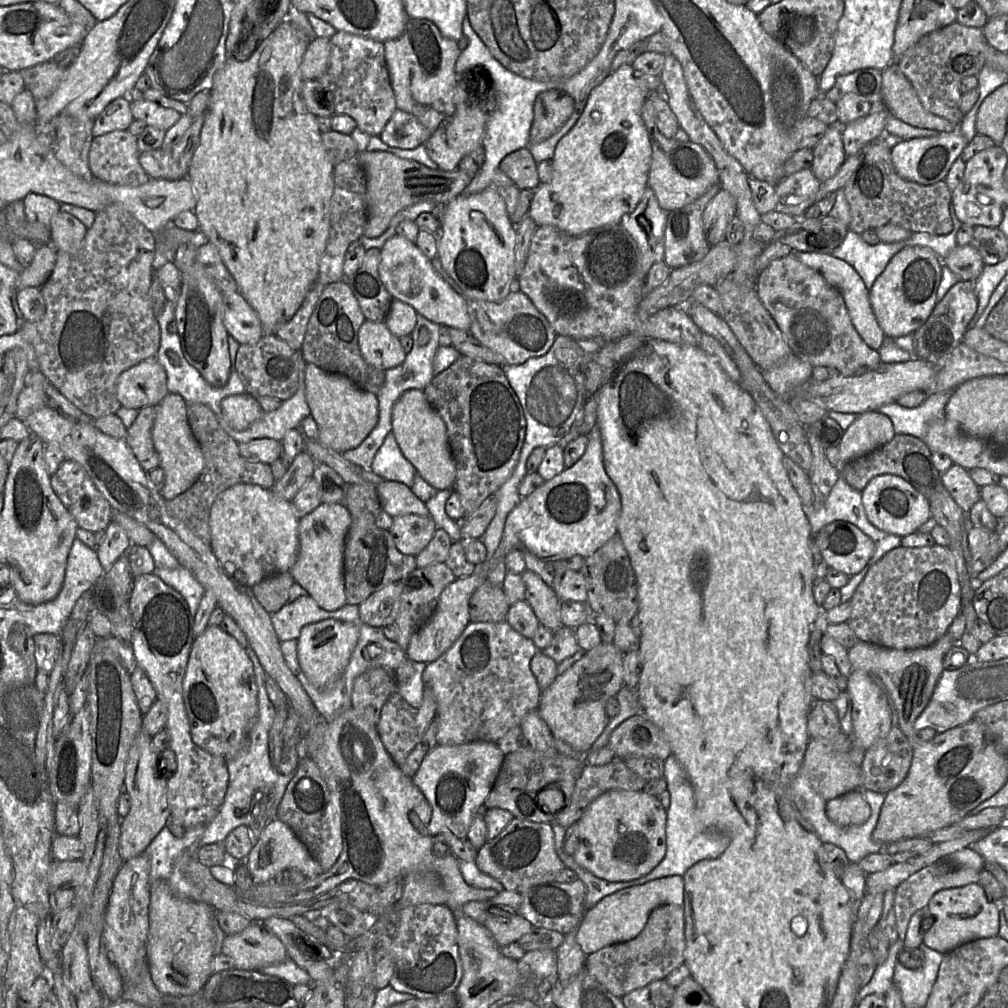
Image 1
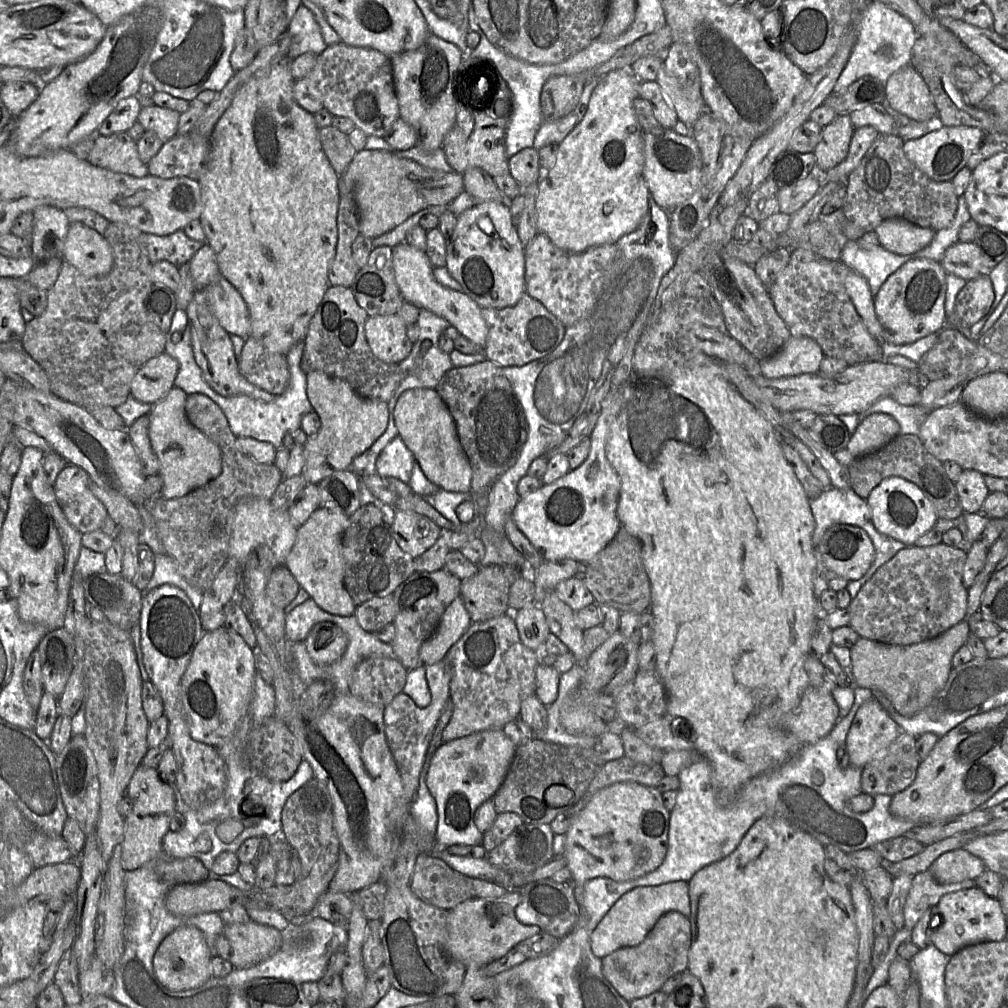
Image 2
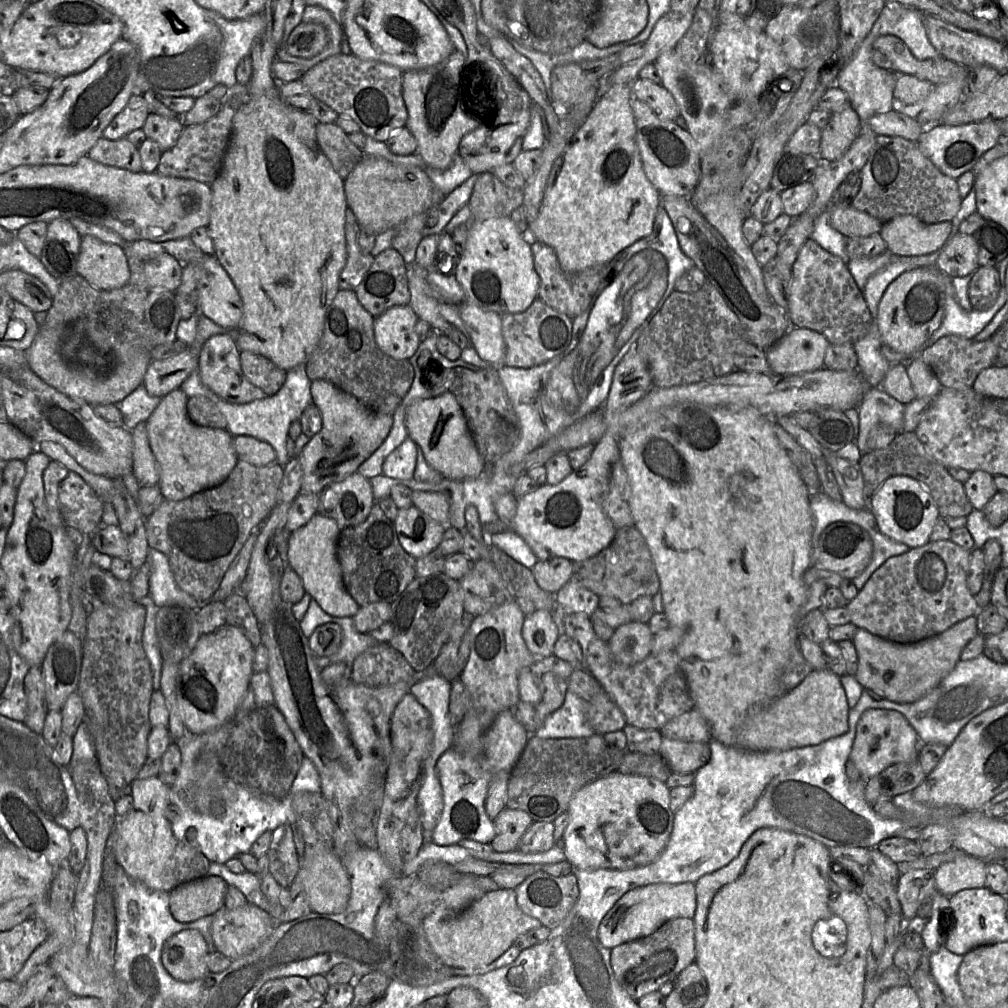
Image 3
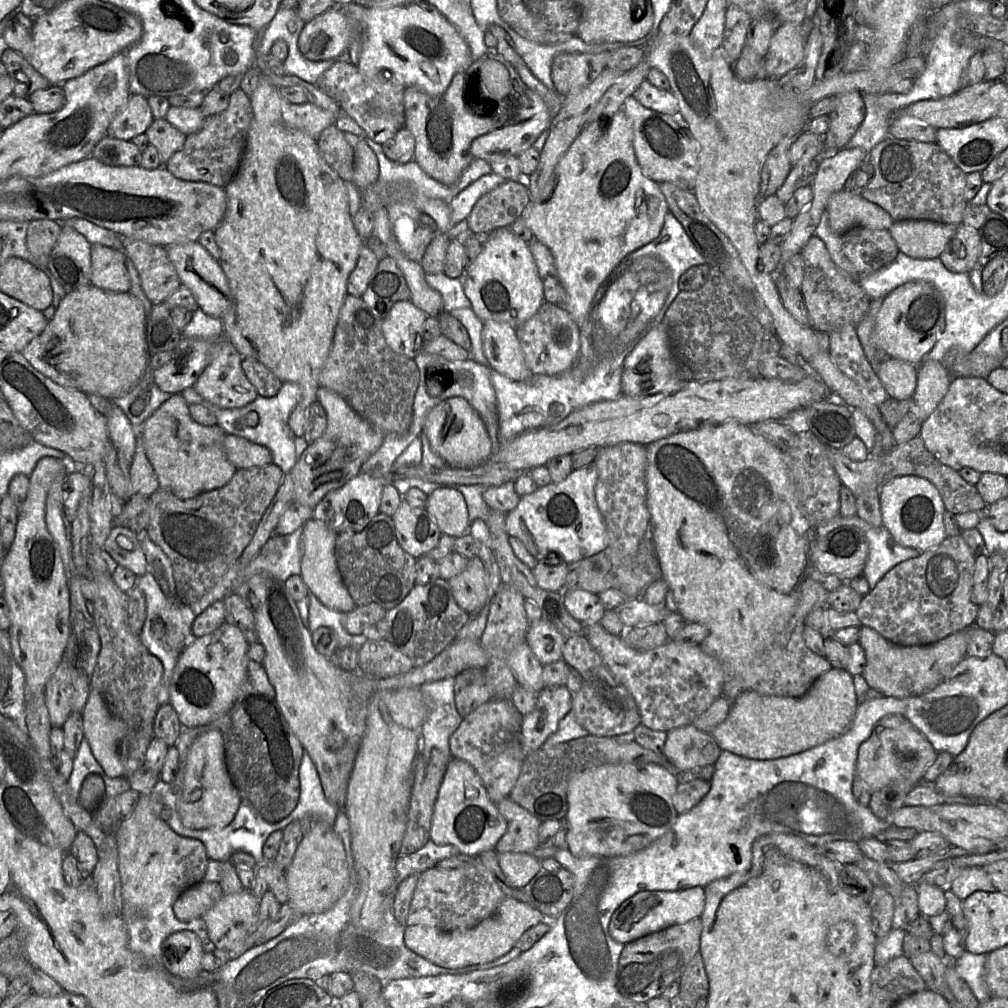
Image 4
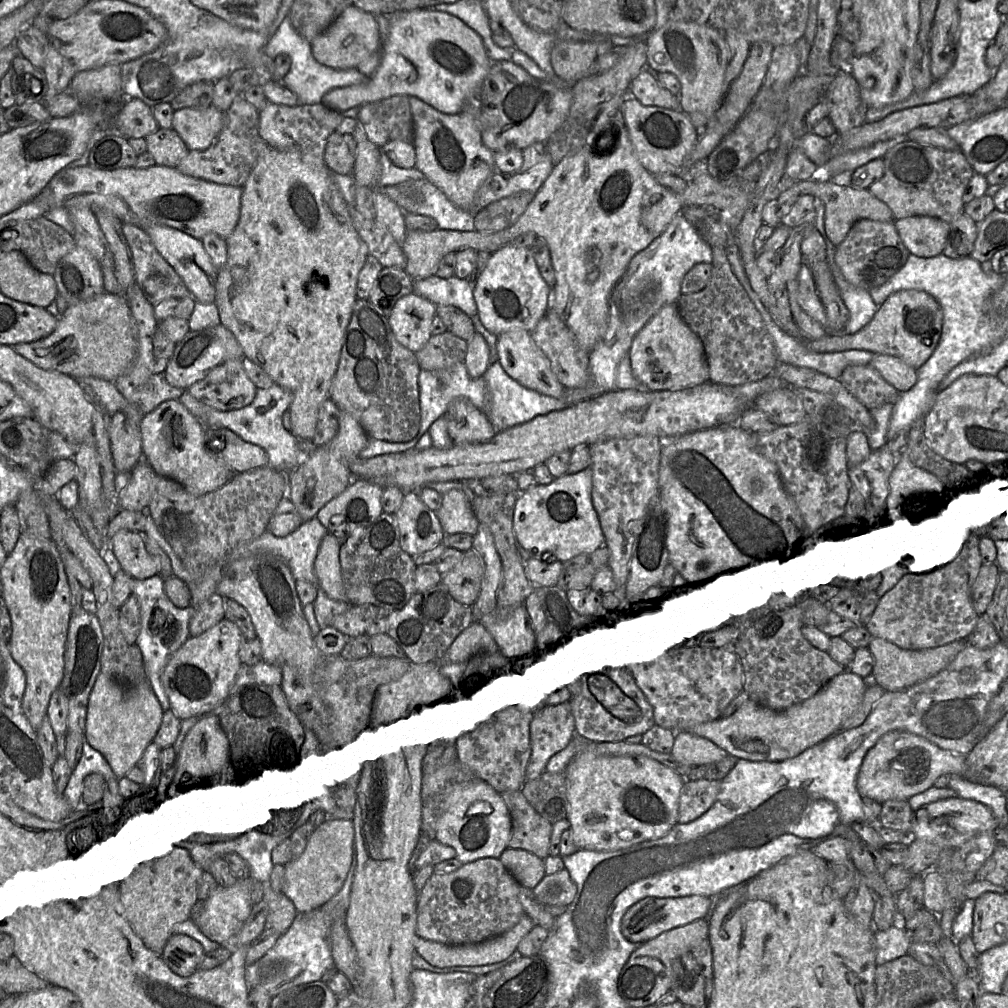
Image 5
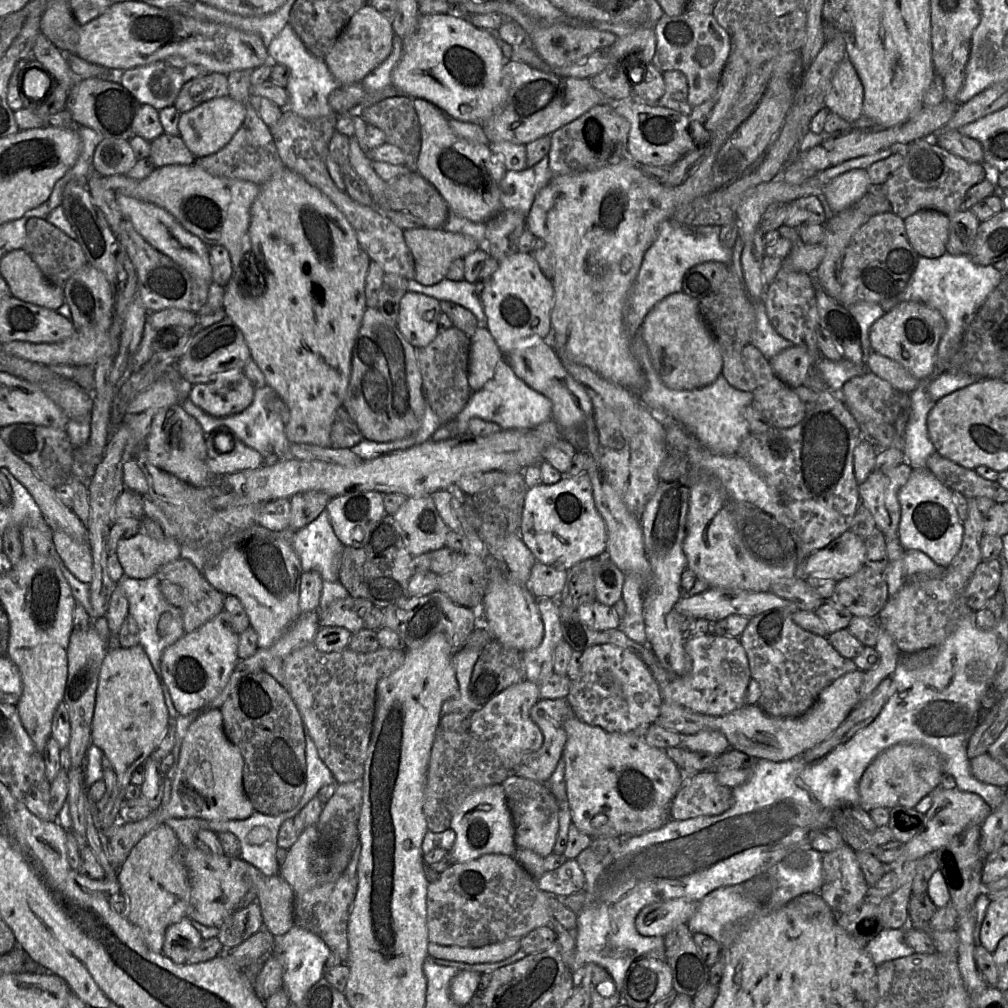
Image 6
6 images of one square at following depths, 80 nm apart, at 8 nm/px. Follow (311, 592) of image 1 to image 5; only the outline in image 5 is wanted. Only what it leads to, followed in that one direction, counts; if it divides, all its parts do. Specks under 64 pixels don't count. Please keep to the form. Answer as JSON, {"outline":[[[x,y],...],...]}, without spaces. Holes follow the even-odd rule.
{"outline":[[[327,533],[321,541],[315,562],[314,570],[317,576],[317,586],[325,591],[327,596],[336,601],[348,602],[342,580],[339,560],[341,542],[331,533]]]}

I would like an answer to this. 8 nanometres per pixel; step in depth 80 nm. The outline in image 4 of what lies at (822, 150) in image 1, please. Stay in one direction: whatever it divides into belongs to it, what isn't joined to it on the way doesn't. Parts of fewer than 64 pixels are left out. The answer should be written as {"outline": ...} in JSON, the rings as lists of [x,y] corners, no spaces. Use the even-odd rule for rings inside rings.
{"outline":[[[859,90],[837,96],[835,108],[829,114],[829,128],[823,136],[826,153],[845,148],[855,135],[865,116],[865,104]]]}

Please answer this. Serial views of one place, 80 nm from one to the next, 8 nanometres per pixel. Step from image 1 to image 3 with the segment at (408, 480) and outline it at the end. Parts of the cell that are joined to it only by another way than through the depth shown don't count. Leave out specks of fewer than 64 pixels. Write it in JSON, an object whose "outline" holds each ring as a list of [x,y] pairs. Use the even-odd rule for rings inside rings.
{"outline":[[[410,438],[406,439],[386,457],[382,467],[382,475],[393,479],[412,479],[417,456],[417,444]]]}

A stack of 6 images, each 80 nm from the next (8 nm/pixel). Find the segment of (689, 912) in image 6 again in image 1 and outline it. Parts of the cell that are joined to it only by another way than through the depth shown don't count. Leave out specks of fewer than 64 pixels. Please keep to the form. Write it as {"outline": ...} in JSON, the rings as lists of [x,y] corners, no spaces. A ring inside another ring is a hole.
{"outline":[[[679,875],[667,876],[651,880],[644,884],[621,889],[601,899],[595,906],[586,909],[576,932],[576,940],[582,951],[592,954],[606,946],[626,942],[635,938],[645,927],[650,913],[658,906],[664,904],[684,905],[684,881]]]}

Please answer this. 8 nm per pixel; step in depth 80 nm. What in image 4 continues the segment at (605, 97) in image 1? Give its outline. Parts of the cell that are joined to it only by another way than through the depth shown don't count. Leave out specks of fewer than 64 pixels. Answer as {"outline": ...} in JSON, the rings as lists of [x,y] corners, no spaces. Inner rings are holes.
{"outline":[[[623,109],[618,110],[610,119],[609,123],[605,126],[603,121],[593,121],[586,124],[580,131],[578,136],[570,145],[566,153],[561,157],[555,166],[550,178],[548,179],[541,196],[530,202],[526,207],[521,217],[523,218],[526,226],[533,232],[534,239],[542,242],[546,245],[552,252],[558,274],[560,276],[561,282],[566,290],[567,299],[564,305],[565,310],[570,314],[573,320],[582,326],[584,322],[591,318],[595,313],[594,299],[595,295],[605,281],[607,276],[613,270],[613,268],[628,254],[639,249],[640,247],[652,242],[656,239],[663,228],[665,215],[670,212],[665,196],[660,190],[659,184],[654,180],[648,178],[642,171],[633,145],[633,133],[631,123],[623,111]]]}

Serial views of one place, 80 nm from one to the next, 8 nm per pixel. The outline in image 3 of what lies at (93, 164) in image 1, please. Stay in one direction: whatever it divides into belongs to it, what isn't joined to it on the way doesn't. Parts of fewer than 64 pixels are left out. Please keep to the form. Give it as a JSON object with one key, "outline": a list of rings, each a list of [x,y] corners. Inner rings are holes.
{"outline":[[[100,138],[89,150],[87,156],[101,164],[142,172],[141,157],[138,149],[127,139],[109,140]]]}

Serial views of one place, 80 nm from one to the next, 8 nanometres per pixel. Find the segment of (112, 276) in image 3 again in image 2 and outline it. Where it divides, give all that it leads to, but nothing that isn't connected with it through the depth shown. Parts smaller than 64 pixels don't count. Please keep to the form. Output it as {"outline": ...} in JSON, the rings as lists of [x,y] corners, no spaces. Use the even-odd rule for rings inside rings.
{"outline":[[[81,222],[69,225],[63,260],[87,277],[107,275],[114,263],[112,248],[103,235]]]}

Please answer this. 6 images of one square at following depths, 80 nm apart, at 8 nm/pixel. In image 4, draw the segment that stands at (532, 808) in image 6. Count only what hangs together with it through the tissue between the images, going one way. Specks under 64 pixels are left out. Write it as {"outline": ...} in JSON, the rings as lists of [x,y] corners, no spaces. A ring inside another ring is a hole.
{"outline":[[[509,797],[502,799],[497,807],[507,821],[507,830],[496,843],[496,852],[531,853],[537,849],[539,827],[545,821],[540,821]]]}

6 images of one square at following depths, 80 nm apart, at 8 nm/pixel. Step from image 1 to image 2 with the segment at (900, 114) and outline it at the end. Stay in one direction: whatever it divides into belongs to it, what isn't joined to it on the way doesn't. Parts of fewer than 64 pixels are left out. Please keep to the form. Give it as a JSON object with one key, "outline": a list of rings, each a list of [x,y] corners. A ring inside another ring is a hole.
{"outline":[[[910,64],[896,70],[884,89],[889,106],[909,119],[924,122],[938,116],[926,82]]]}

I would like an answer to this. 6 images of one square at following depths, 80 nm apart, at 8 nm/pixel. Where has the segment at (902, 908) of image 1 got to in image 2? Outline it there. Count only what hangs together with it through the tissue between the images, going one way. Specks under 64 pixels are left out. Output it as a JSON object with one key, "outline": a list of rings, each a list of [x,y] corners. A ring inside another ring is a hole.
{"outline":[[[930,871],[915,875],[904,906],[904,927],[912,929],[927,910],[937,905],[943,895],[975,886],[976,880],[940,883]]]}

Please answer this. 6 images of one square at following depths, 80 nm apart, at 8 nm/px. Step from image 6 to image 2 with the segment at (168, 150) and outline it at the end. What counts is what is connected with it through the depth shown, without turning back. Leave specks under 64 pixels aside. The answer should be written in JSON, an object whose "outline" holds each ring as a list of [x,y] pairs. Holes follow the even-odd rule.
{"outline":[[[157,105],[141,108],[138,120],[145,130],[151,130],[164,142],[177,136],[177,127],[180,118],[179,112],[159,107]]]}

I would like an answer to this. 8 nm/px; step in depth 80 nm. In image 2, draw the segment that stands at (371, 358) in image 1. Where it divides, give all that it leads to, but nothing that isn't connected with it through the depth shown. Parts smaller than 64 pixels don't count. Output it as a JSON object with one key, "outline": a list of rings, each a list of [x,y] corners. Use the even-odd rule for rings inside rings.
{"outline":[[[398,313],[369,316],[365,336],[373,354],[386,363],[399,364],[406,359],[413,347],[407,337],[407,328]]]}

